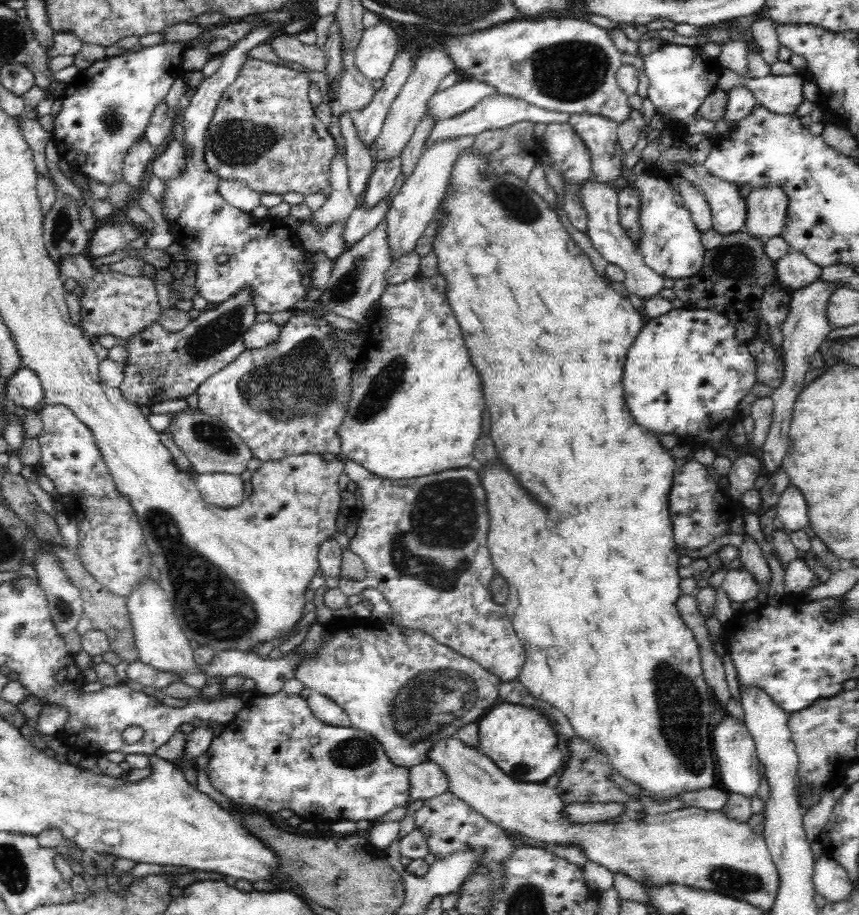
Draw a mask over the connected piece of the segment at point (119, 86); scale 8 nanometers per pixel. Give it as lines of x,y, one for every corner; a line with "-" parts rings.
160,43
156,46
136,48
126,54
107,57
80,71
73,82
66,84
60,94
61,108
54,118
53,142
59,158
66,160
70,170
84,175
88,180
112,187
124,180
123,162
130,148
145,139
146,128
154,109
164,101
174,80
182,74
182,54
189,46
182,43

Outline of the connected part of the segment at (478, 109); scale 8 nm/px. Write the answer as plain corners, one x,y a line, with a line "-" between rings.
491,94
483,98
476,106
469,108
461,115
436,121
431,134
426,138
424,149
436,144
436,142
448,142
456,140
460,136
478,135
486,130
500,129
516,124
520,121
530,121
531,123
541,122
541,124
550,124
550,122
566,123
569,120
568,113
552,112
546,109
538,108
522,99
514,98
512,95

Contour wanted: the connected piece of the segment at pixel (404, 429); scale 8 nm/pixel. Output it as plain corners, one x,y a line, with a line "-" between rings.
419,274
412,280
406,280
401,284
386,285
380,298
380,306
375,318
370,321
366,342
362,346
361,354
356,359
357,369
353,374
352,394
349,400
348,410
344,422
338,429
341,438
341,454
344,460
358,463
368,473
379,478
390,480
414,479
440,474
445,470
463,469
474,466
473,450
476,438
480,436
480,424
482,424
482,410
484,410
484,398
480,392
480,378
474,370
468,350
464,344
458,321
454,320
454,313
450,309
450,303
446,301
446,281
442,276
422,278

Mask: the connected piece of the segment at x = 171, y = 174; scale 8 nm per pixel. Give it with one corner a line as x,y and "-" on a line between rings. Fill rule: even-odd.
173,138
151,162
150,173
166,182
184,172
186,161
184,147

